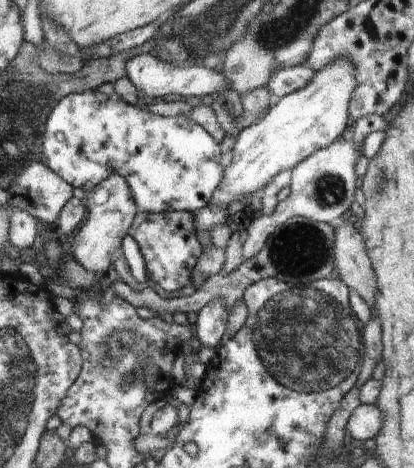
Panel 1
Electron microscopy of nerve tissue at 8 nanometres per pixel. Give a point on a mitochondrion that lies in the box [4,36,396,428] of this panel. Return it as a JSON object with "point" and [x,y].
{"point":[305,340]}

